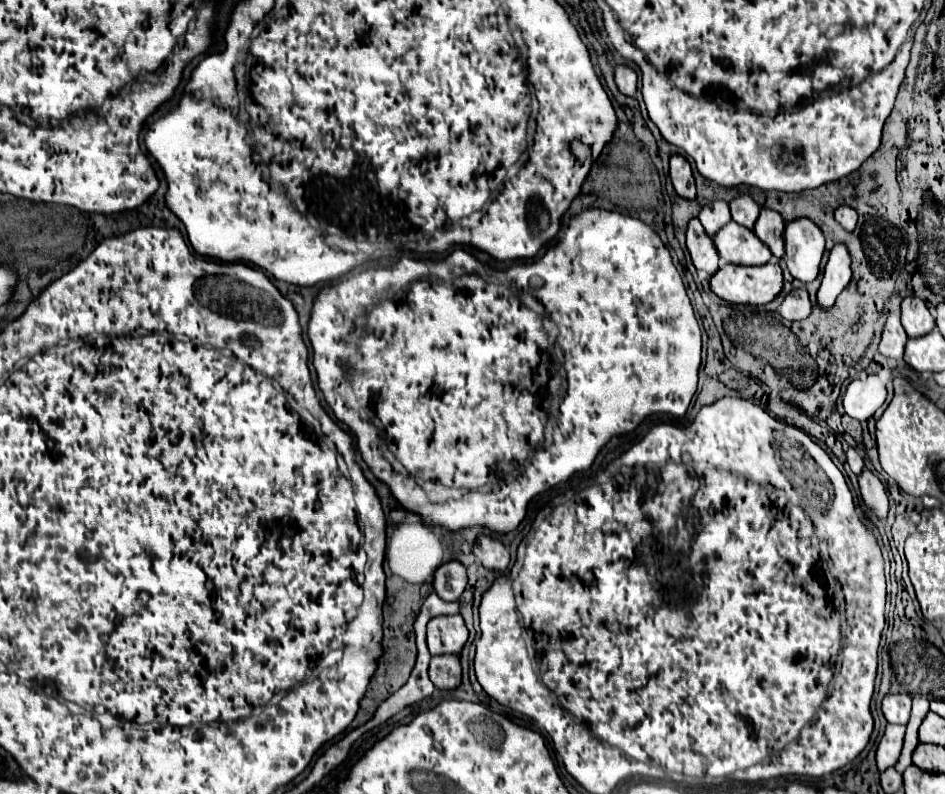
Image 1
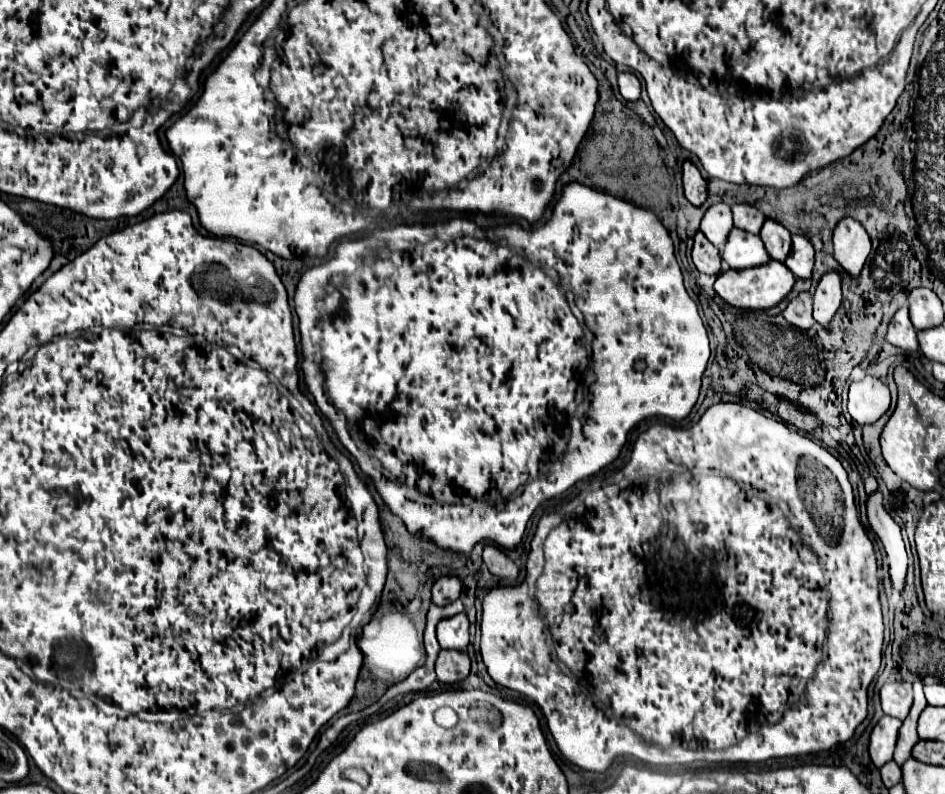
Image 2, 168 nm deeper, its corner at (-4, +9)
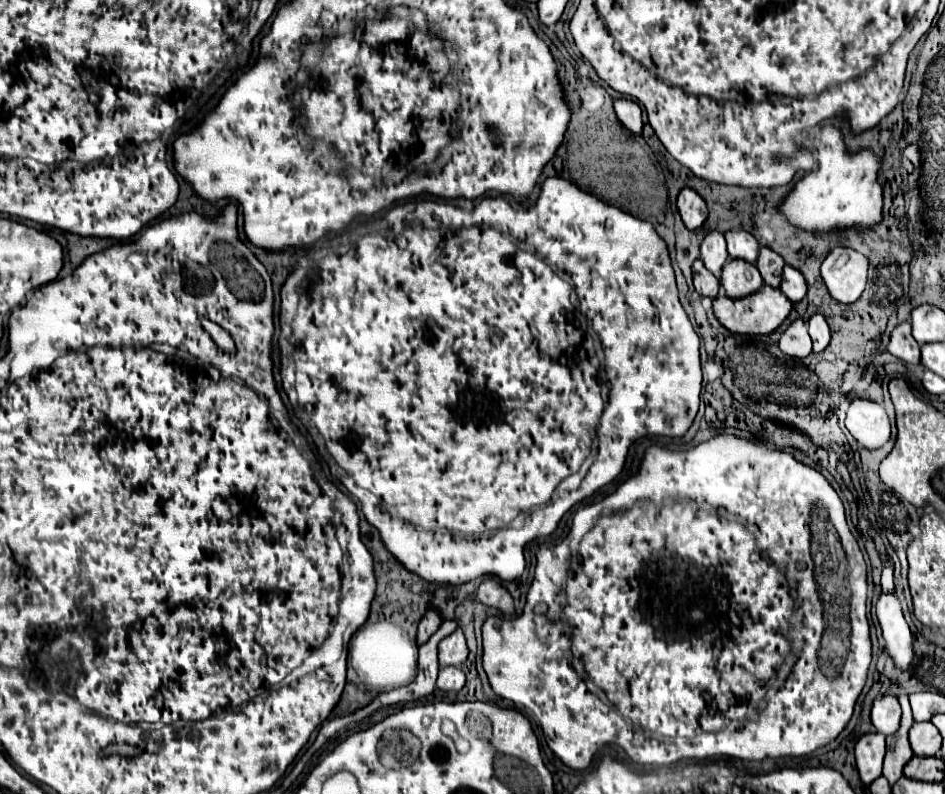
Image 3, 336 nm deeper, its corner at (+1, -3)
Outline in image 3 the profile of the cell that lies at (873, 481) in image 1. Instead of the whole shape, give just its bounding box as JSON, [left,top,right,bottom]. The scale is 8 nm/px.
[877,591,913,669]

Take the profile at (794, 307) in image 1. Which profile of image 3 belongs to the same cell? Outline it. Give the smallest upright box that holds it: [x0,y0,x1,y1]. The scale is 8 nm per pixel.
[779,317,811,359]

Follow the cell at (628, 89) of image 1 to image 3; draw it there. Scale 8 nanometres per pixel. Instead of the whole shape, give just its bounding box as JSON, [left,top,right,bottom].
[615,97,641,133]

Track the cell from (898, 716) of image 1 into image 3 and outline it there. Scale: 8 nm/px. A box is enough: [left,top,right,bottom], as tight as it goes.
[871,695,901,735]

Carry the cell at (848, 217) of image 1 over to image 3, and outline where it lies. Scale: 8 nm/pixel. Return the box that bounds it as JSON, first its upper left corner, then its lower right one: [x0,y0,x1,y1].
[821,247,867,303]

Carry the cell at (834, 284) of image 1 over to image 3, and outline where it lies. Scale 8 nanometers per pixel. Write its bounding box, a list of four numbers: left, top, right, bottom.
[807,313,829,353]

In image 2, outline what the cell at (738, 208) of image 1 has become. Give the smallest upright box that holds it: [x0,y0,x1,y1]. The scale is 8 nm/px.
[732,203,766,235]

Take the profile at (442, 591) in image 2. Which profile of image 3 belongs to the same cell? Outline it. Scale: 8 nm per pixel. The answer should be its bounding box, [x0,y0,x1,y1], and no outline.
[417,609,441,645]

